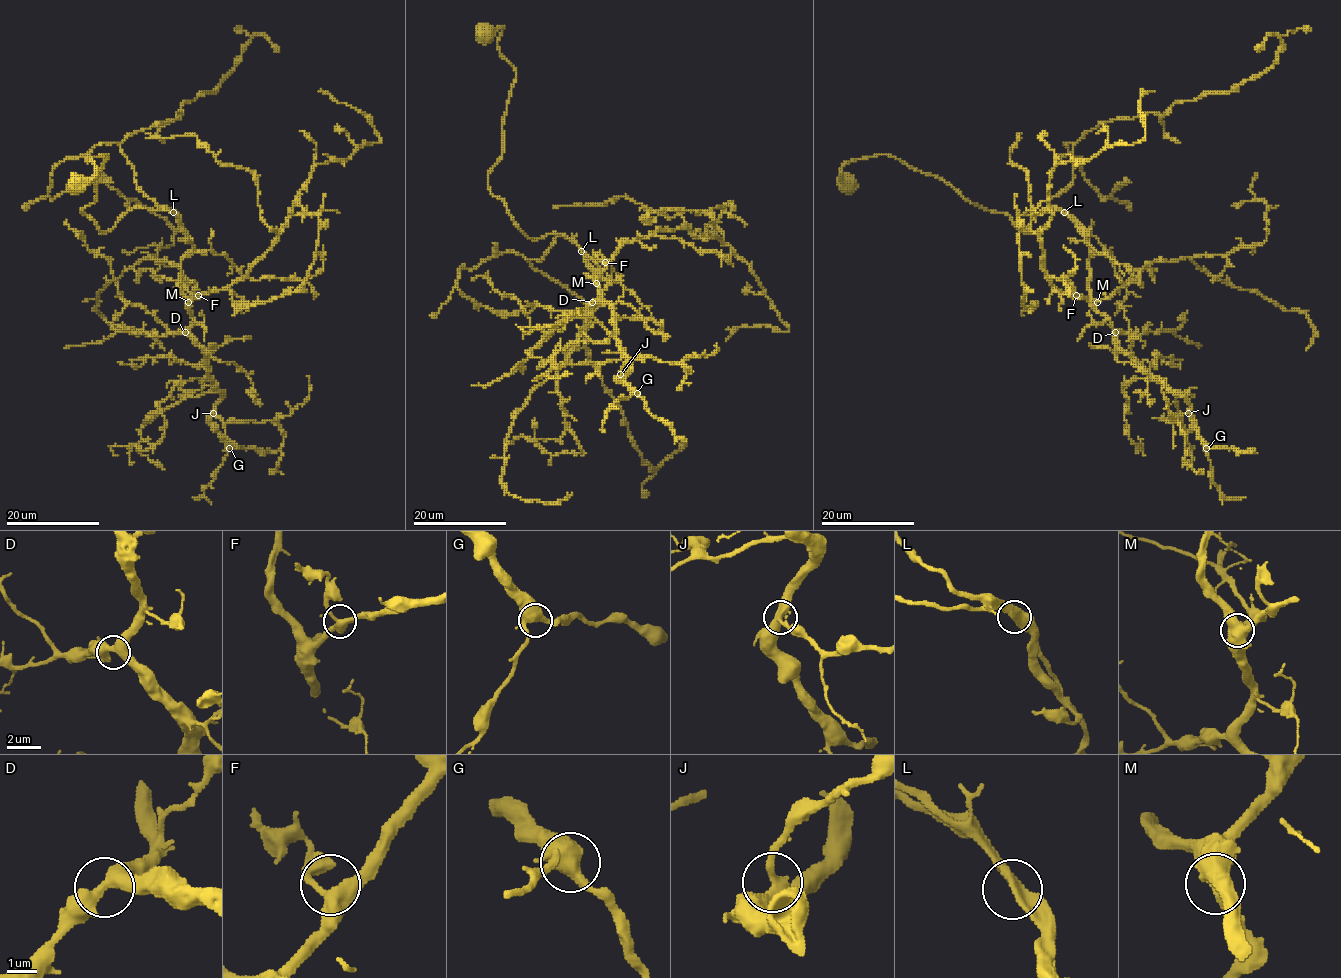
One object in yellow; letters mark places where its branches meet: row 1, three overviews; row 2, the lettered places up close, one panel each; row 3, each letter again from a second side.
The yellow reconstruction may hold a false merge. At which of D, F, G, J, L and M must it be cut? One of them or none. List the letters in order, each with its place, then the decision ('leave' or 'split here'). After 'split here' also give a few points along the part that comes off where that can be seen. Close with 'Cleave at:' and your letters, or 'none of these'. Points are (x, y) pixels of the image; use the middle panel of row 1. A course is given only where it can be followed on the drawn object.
D: (592, 302) | leave
F: (605, 262) | leave
G: (637, 393) | leave
J: (620, 374) | leave
L: (581, 251) | leave
M: (596, 283) | leave
Cleave at: none of these

